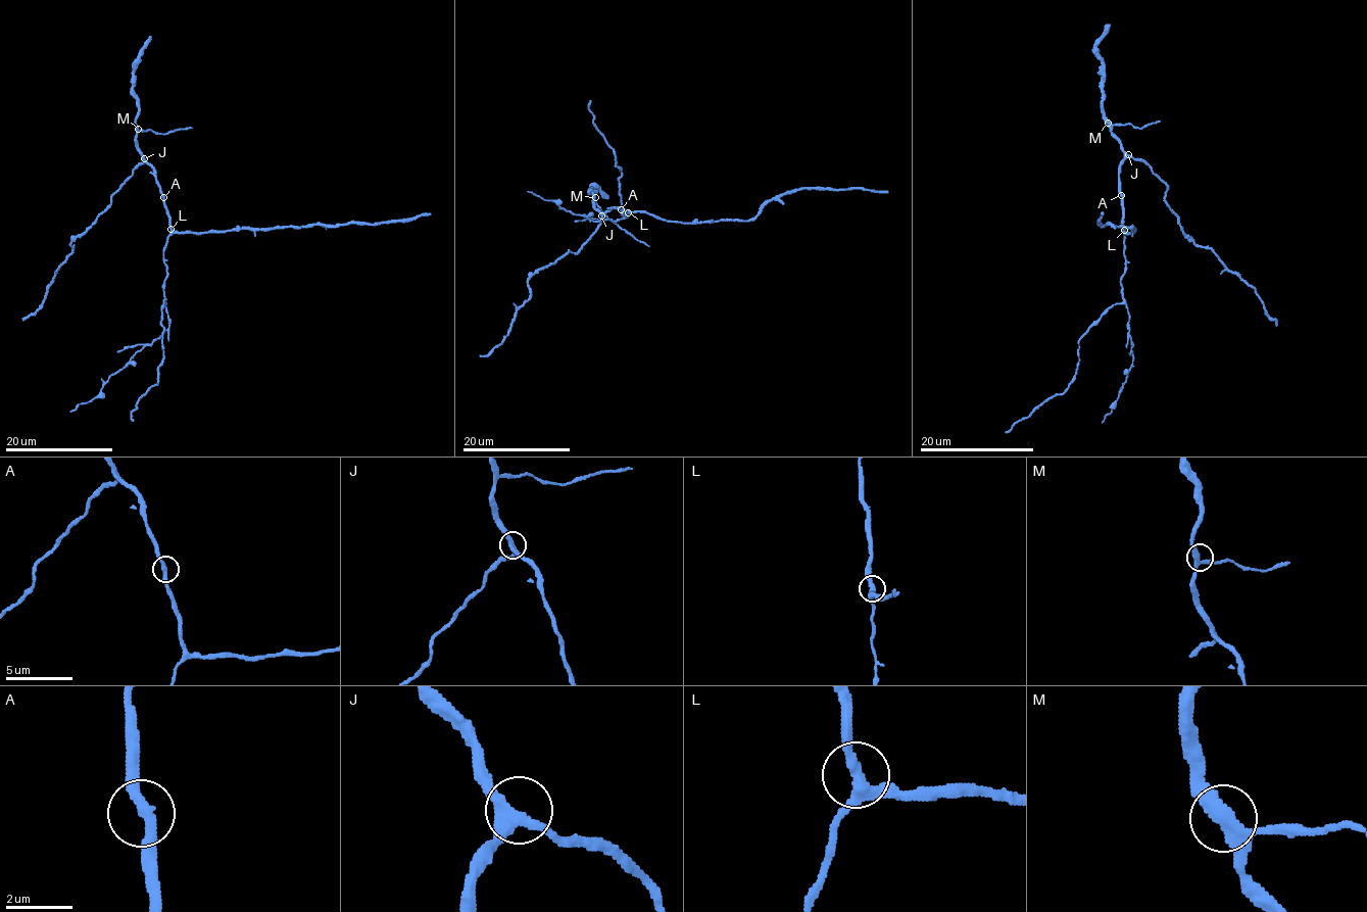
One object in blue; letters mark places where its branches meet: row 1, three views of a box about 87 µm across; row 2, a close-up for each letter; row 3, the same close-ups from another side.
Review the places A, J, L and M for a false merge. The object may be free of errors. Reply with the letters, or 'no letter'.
no letter

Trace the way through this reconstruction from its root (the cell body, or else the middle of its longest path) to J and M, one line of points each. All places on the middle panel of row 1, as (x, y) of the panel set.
J: (620, 210), (609, 207), (601, 216)
M: (620, 210), (617, 207), (597, 210), (593, 201), (595, 197)

